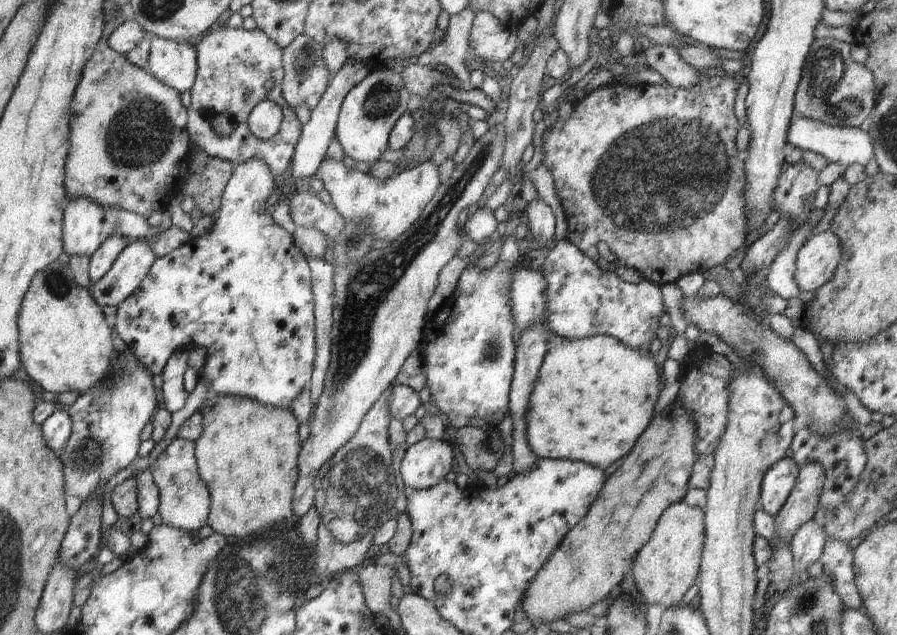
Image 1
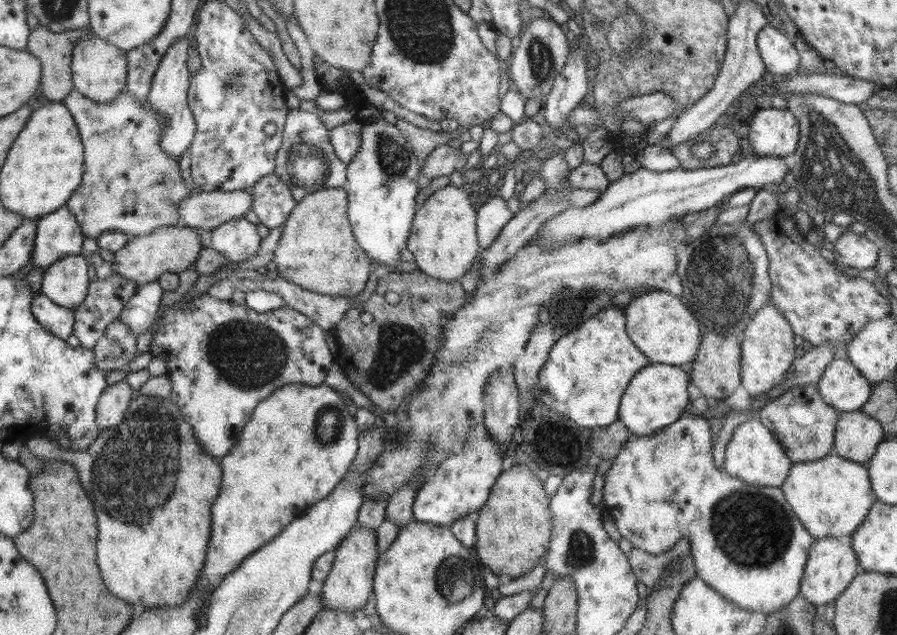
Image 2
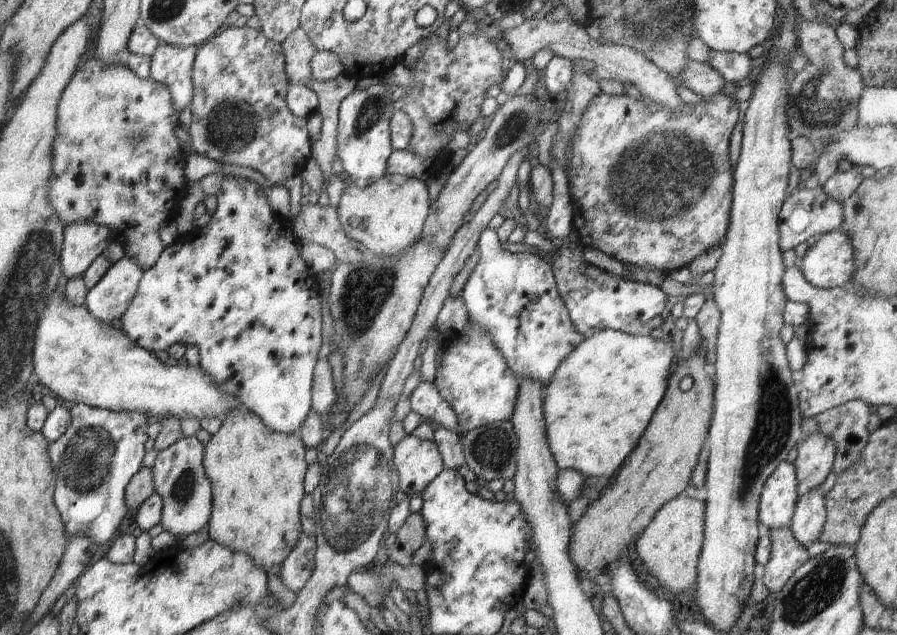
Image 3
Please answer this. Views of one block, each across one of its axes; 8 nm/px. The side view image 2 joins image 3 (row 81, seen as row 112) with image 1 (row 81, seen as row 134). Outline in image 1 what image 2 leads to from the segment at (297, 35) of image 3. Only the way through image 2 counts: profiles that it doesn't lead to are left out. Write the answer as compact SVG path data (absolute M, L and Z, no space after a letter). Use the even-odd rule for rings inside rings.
M302 33L283 49L284 80L281 84L281 93L284 100L294 109L299 105L306 105L310 110L316 108L324 91L328 88L332 74L323 59L323 46L310 36Z

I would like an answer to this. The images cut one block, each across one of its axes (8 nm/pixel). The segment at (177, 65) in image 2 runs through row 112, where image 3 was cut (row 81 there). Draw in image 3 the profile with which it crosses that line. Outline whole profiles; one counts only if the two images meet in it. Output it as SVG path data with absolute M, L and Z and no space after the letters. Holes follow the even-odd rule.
M160 43L151 56L150 79L162 83L170 91L174 108L180 113L193 99L192 71L197 47L180 48Z

